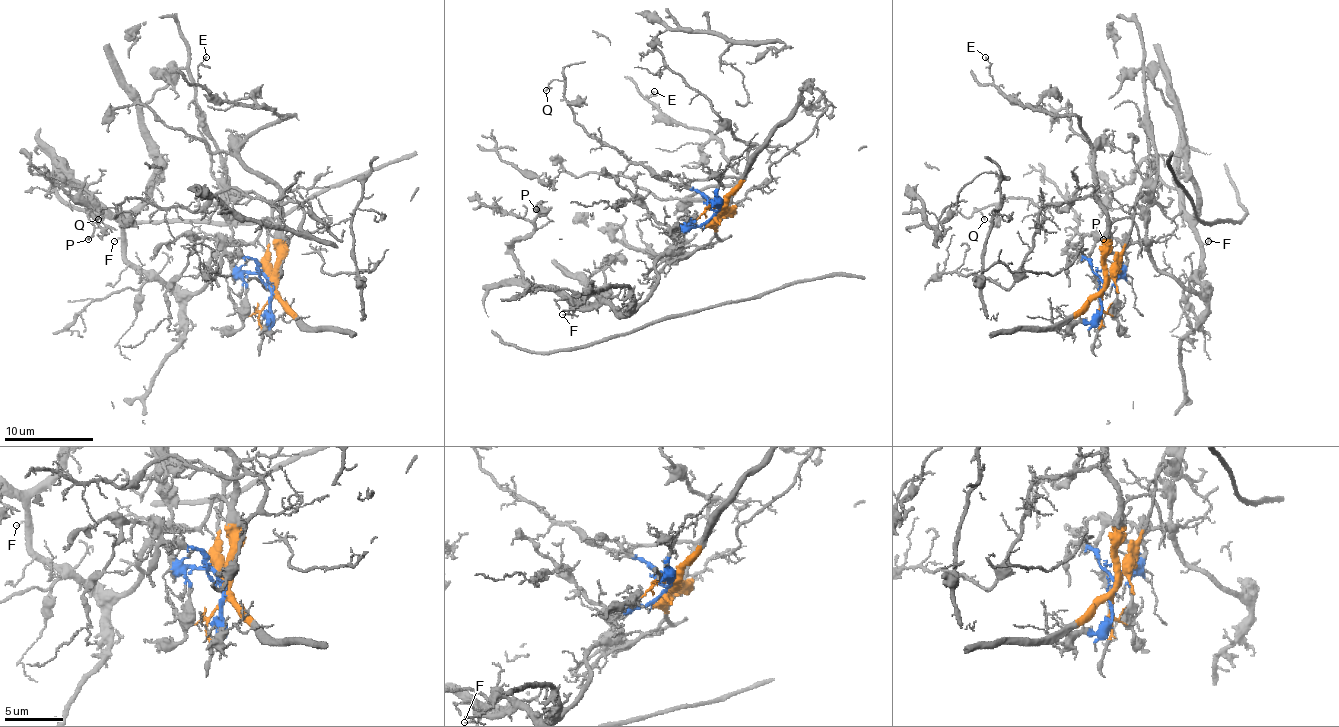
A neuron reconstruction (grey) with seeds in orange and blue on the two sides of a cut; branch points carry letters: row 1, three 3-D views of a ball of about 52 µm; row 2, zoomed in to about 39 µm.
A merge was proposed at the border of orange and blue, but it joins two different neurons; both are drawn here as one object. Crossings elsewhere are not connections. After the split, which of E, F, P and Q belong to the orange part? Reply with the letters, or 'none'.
E, Q

